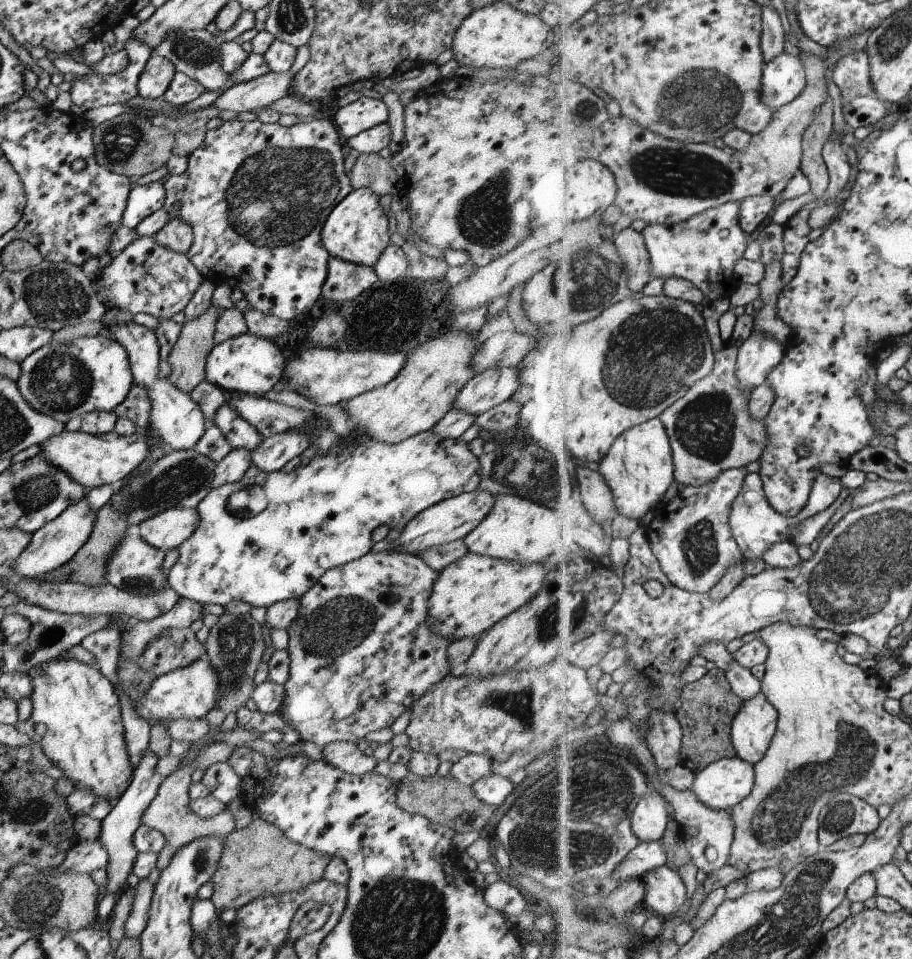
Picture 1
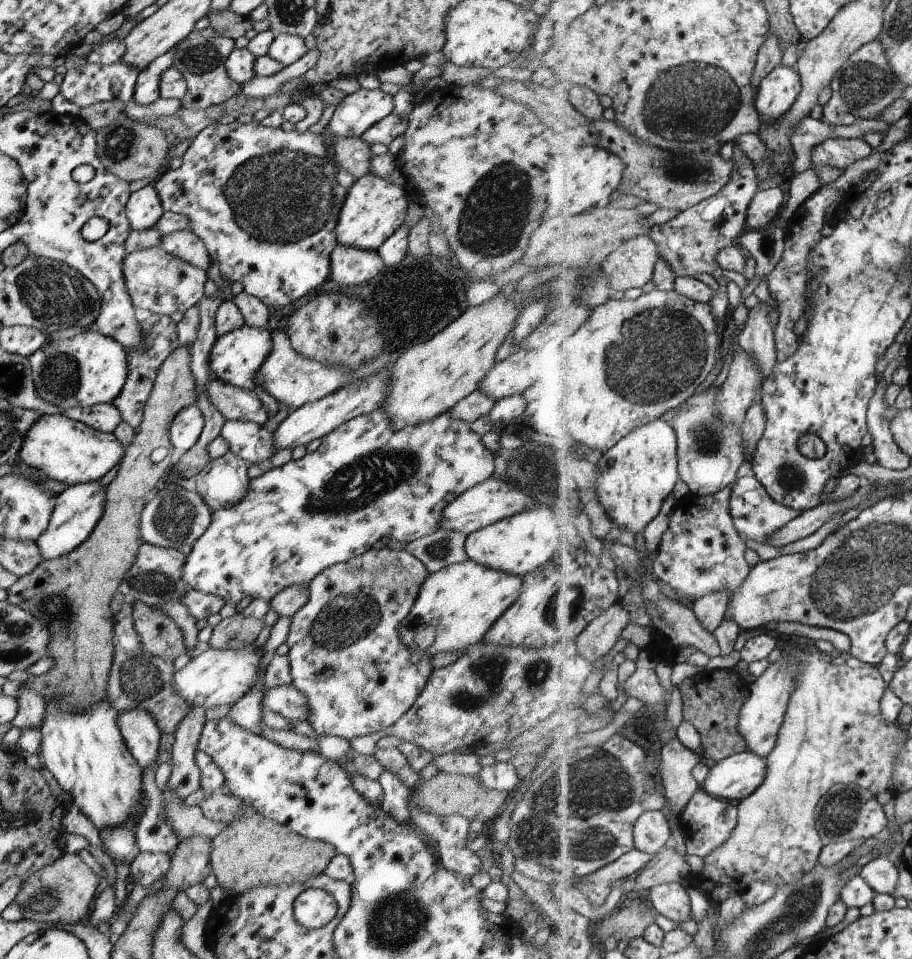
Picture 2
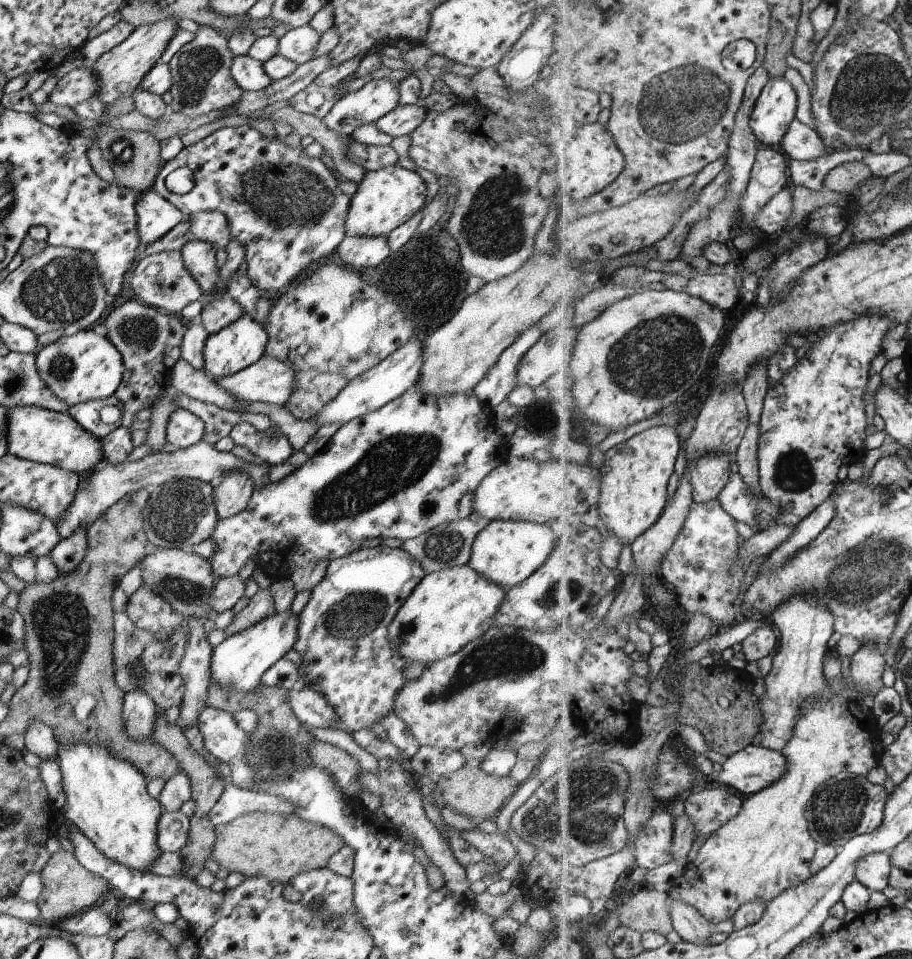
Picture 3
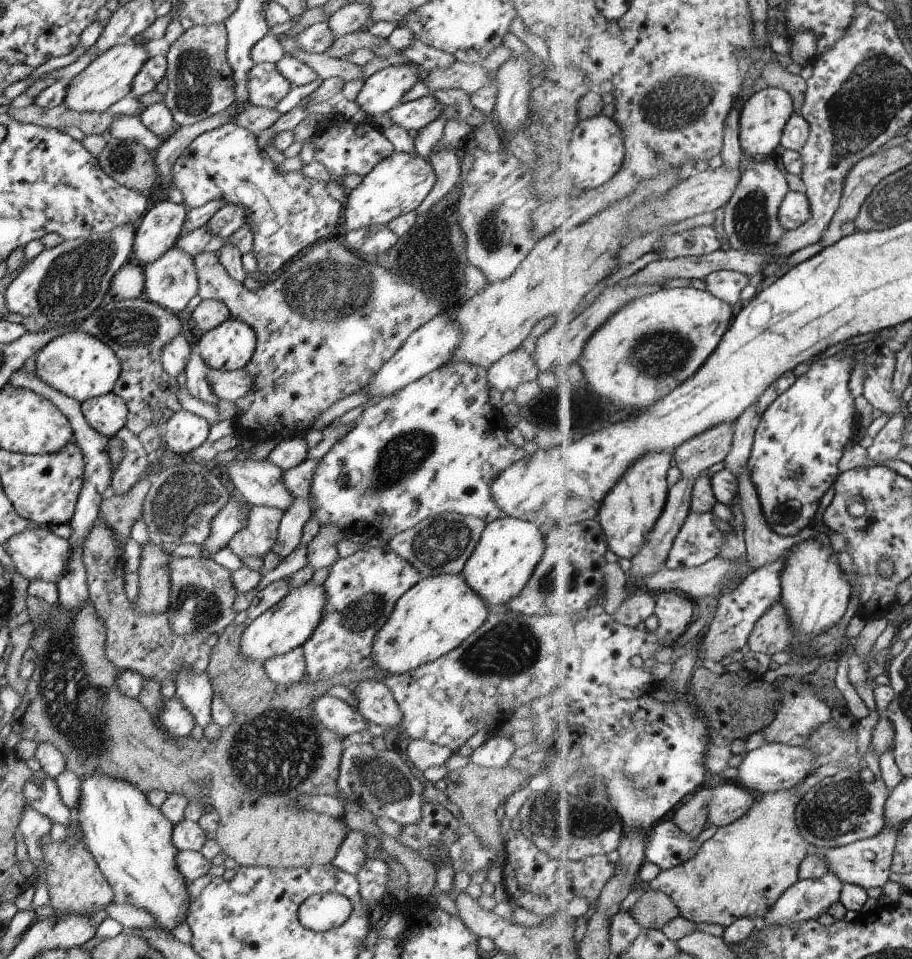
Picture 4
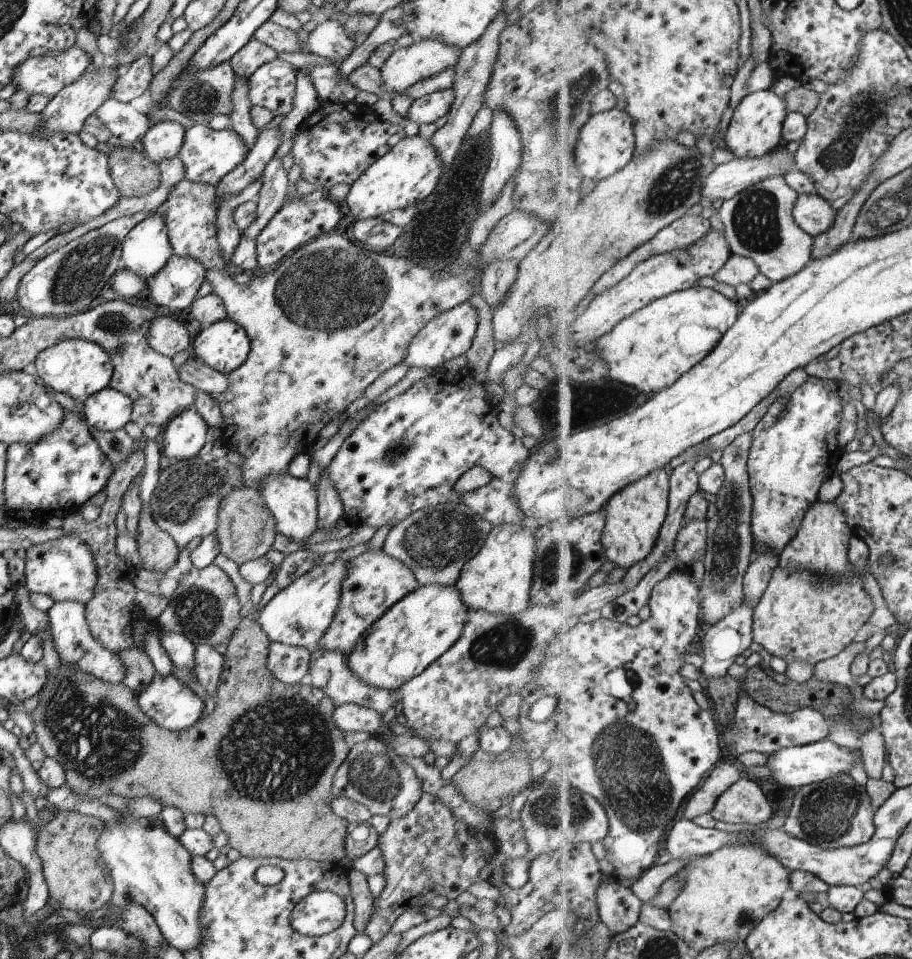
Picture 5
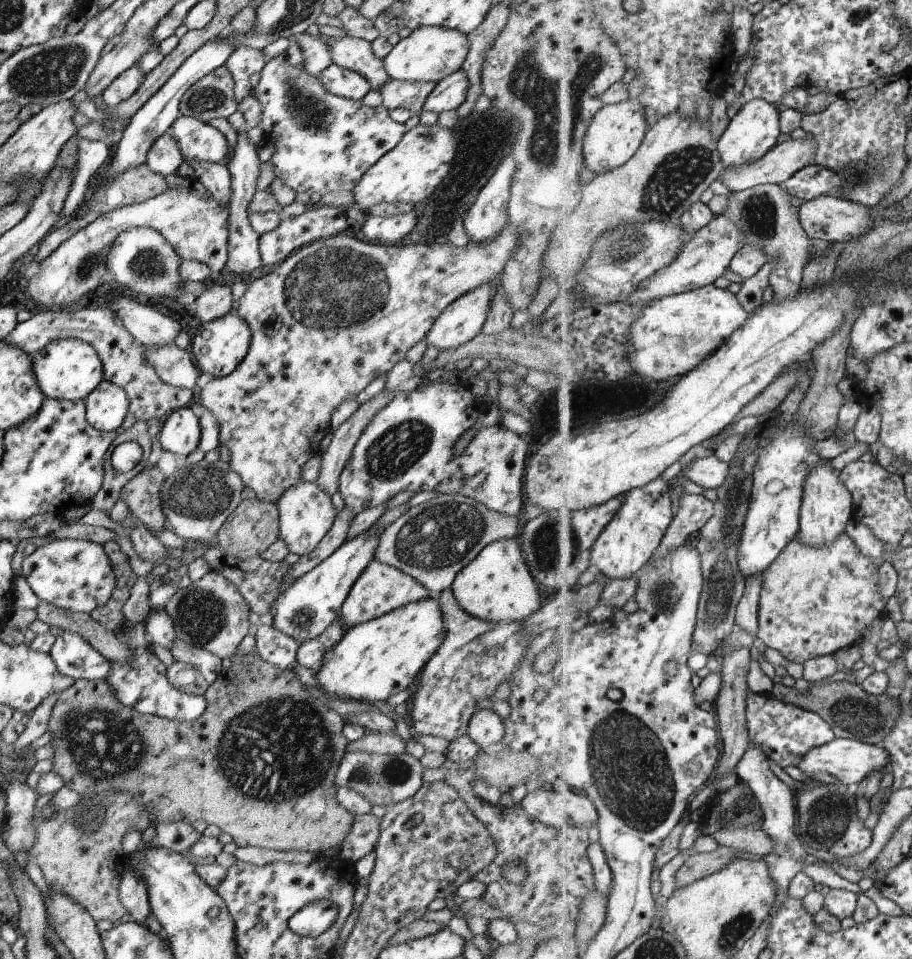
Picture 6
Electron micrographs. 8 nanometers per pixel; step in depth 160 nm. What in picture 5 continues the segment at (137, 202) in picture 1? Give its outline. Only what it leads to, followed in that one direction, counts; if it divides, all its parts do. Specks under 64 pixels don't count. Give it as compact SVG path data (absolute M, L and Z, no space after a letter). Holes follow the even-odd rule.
M149 215L138 222L123 238L119 269L131 271L149 282L173 254L161 215Z

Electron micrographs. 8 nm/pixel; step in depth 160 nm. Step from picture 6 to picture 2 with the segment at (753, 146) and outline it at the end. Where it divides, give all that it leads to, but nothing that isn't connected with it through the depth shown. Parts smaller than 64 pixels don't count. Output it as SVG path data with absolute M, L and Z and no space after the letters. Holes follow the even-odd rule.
M779 66L759 86L756 108L763 124L781 120L798 102L802 79L795 66Z

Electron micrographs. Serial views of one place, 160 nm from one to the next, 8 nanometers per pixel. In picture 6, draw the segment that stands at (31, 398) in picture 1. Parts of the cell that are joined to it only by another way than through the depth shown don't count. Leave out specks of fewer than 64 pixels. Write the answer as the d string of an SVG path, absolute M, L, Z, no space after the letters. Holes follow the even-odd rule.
M55 339L31 355L33 374L44 397L64 401L84 399L103 380L103 367L94 348L79 339Z

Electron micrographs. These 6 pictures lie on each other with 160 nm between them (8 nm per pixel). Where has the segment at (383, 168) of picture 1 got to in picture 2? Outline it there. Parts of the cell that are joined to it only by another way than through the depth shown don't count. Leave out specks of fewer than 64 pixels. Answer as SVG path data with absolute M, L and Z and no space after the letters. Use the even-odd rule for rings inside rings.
M333 136L331 148L333 148L333 160L335 160L337 168L343 168L355 179L369 174L372 155L369 145L363 142L360 137Z

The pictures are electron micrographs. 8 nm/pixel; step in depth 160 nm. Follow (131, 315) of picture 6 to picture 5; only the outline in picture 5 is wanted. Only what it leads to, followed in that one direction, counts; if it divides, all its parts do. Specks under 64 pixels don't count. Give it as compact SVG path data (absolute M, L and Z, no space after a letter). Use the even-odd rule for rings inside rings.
M153 316L144 335L155 352L169 358L189 344L189 336L183 325L168 316Z

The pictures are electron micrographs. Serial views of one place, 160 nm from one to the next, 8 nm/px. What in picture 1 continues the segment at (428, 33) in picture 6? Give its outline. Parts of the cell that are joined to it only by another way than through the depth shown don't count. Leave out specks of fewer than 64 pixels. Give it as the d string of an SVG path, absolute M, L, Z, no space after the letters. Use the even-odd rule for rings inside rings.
M360 96L355 102L339 108L335 112L333 124L344 141L386 122L387 118L388 111L382 100Z

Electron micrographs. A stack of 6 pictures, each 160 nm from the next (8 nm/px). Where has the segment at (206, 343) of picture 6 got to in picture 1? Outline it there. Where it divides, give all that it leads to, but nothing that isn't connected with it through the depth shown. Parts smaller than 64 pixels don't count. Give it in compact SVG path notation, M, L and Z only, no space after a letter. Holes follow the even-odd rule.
M249 333L241 334L218 343L209 352L204 365L204 380L218 386L223 392L259 396L272 390L272 386L283 378L284 362L281 352L271 340Z

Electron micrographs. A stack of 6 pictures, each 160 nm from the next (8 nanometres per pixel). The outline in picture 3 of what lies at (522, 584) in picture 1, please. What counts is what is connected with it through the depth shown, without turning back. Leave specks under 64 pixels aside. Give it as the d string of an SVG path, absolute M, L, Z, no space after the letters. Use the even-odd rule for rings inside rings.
M466 565L427 574L393 616L387 628L387 642L406 662L428 666L458 652L494 625L495 612L503 596L505 590L499 584L485 580Z

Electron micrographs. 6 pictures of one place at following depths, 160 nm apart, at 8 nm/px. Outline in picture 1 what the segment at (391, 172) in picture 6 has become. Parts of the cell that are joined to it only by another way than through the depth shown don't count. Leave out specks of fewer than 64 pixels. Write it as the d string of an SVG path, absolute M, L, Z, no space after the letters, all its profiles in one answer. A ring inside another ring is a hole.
M359 188L349 192L327 216L323 224L320 238L328 257L351 262L357 266L375 266L381 252L389 244L391 232L387 216L383 214L383 208L379 206L379 197L369 189Z

